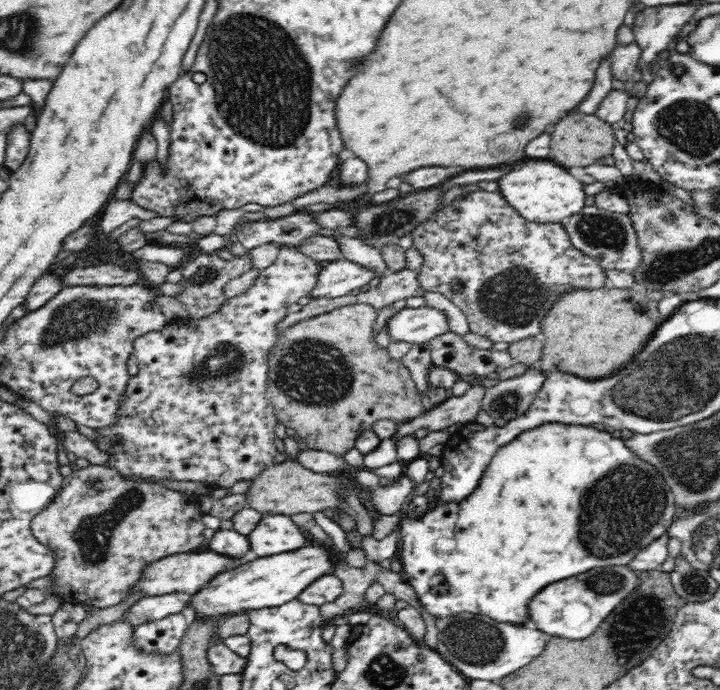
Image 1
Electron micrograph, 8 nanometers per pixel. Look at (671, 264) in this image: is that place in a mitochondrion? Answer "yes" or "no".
yes

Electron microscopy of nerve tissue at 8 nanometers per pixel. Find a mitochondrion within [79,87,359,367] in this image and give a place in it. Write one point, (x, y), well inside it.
(205, 276)

